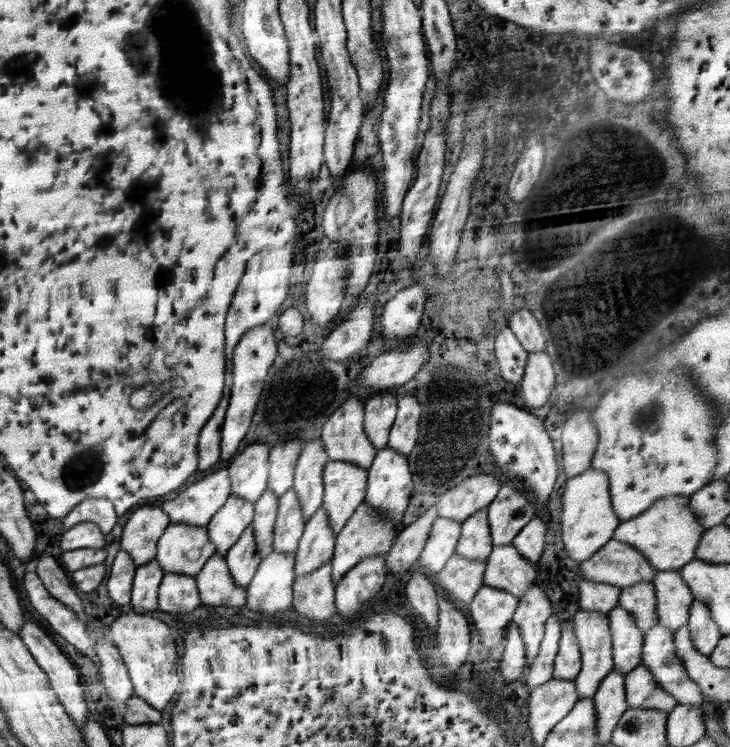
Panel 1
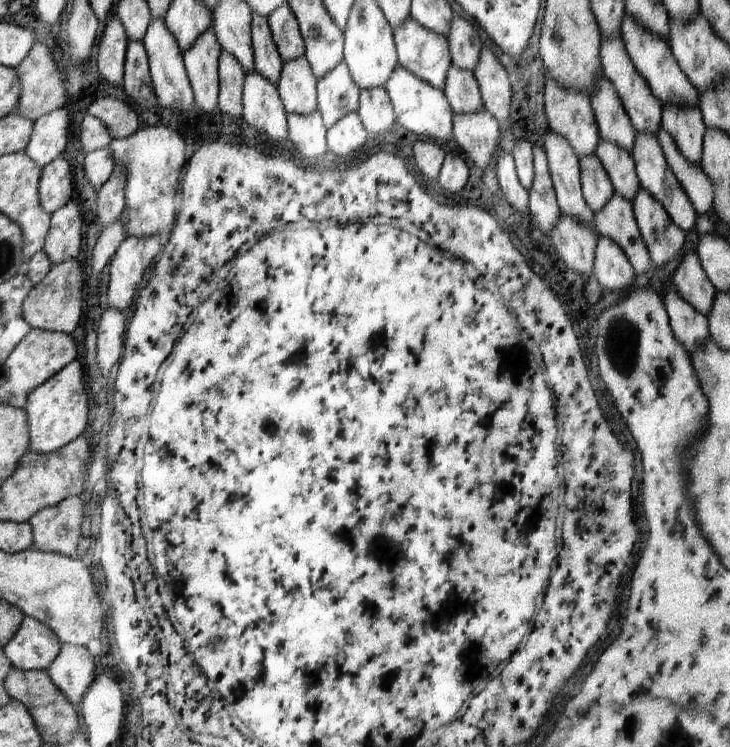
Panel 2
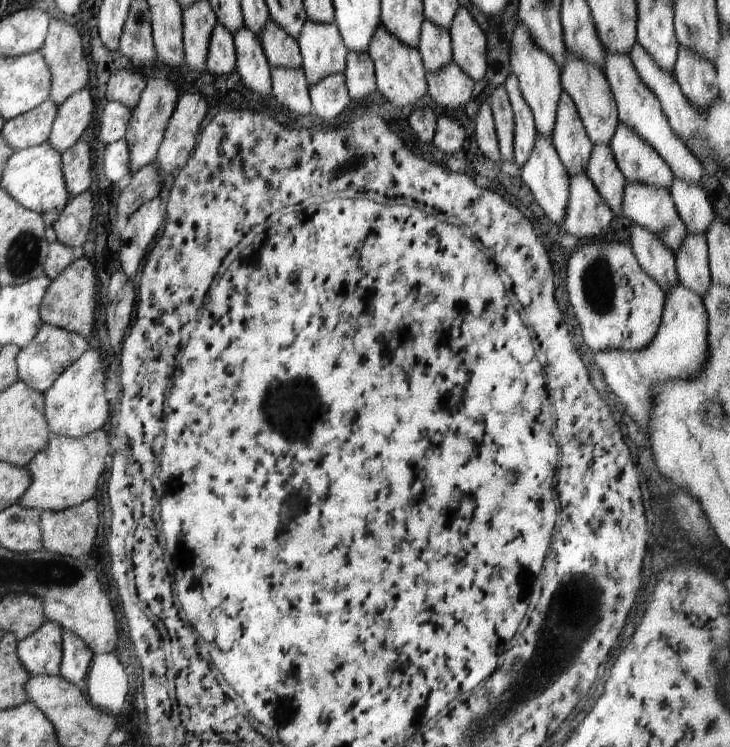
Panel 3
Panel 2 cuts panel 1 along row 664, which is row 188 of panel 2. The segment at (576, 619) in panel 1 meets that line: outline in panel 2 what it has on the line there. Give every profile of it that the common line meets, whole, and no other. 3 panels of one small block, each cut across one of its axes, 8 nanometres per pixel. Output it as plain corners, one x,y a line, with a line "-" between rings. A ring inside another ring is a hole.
596,154
580,157
579,165
585,203
593,213
598,212
615,193
613,184

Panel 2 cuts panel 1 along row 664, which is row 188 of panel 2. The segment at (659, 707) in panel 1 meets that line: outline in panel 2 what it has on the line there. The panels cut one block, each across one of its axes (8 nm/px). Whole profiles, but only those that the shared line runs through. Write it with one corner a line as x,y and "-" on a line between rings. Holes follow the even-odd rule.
640,186
637,195
634,195
633,211
639,226
643,241
649,252
651,268
662,267
673,258
678,258
684,244
685,232
670,218
666,209
644,187

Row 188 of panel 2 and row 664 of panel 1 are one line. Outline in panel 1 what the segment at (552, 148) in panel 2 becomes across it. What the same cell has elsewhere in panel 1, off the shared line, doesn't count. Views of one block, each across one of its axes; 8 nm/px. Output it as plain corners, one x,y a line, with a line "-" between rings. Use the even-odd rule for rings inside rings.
572,621
562,623
552,679
574,680
581,671
581,652

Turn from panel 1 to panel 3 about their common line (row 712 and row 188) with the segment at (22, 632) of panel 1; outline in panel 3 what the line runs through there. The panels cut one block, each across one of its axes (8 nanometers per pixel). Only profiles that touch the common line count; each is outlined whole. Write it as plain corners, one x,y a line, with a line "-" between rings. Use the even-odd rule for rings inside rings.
75,142
68,150
61,153
65,184
70,192
70,198
88,191
92,184
92,158
86,142

